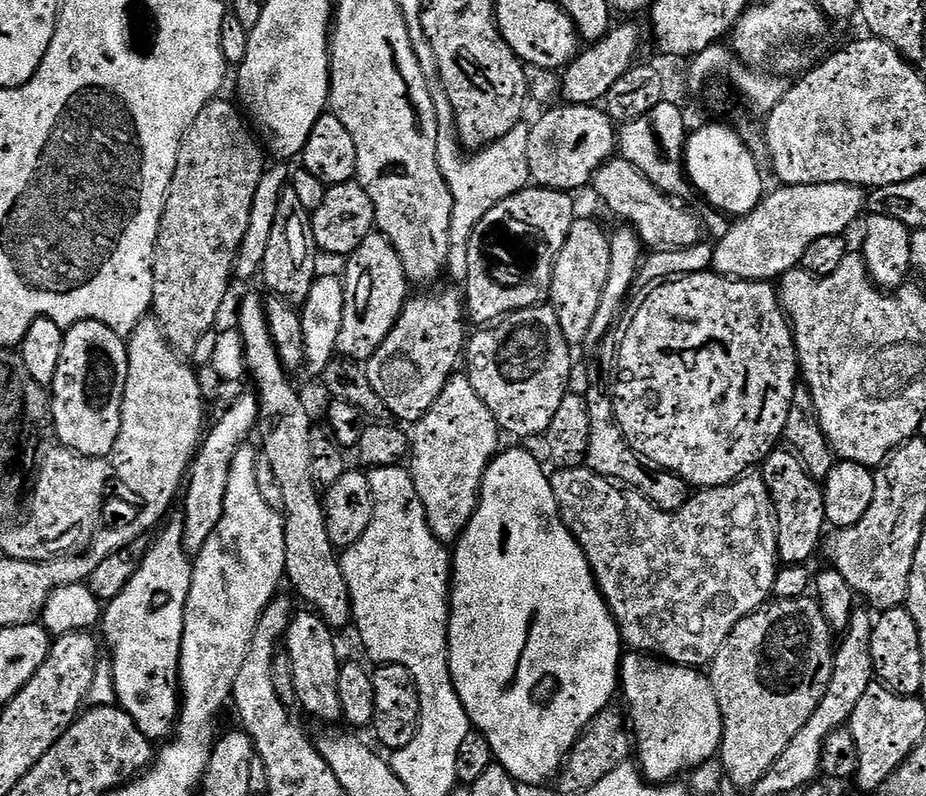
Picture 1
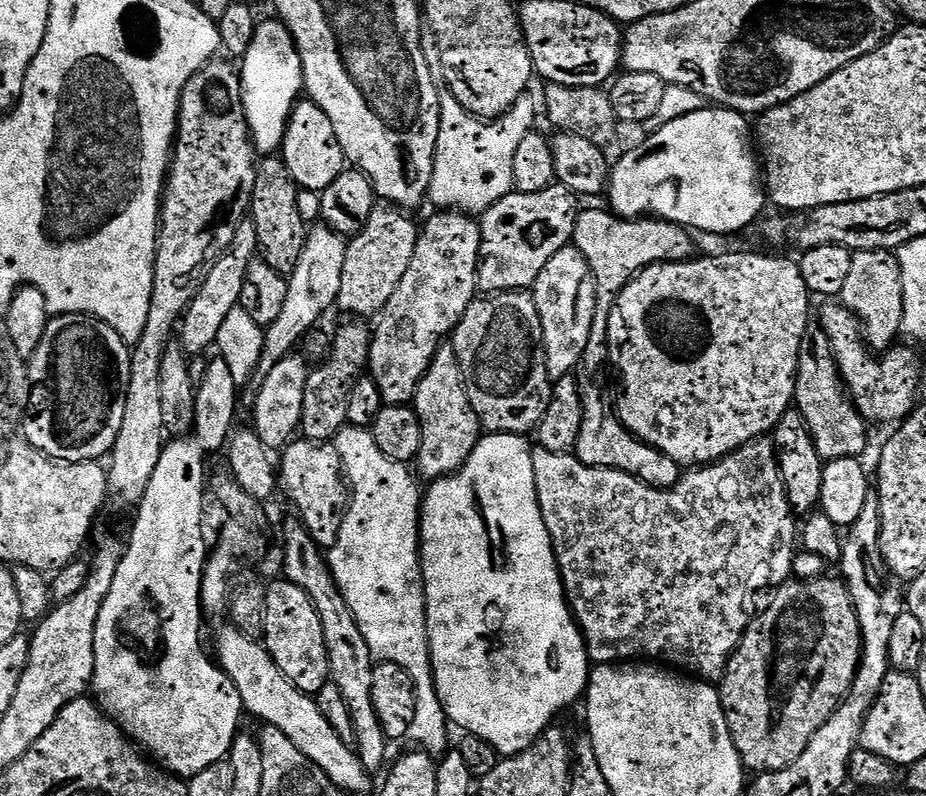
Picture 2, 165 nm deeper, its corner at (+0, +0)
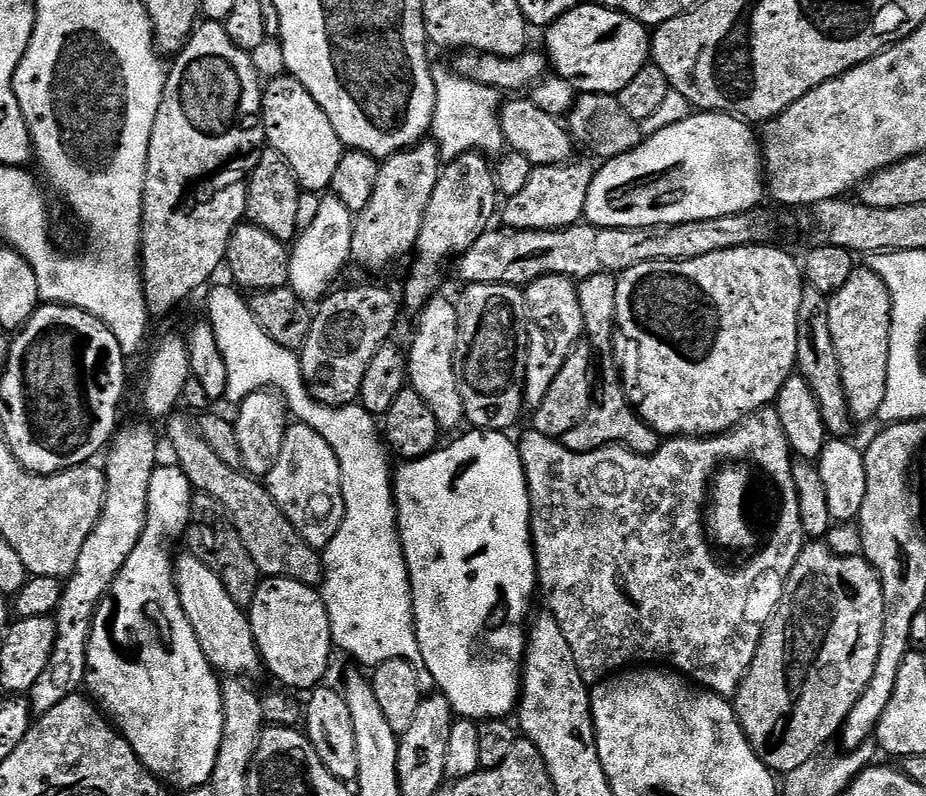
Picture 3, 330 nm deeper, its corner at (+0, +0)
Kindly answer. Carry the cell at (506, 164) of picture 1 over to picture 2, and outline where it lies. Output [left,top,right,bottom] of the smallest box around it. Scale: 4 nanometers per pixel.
[427,75,547,216]

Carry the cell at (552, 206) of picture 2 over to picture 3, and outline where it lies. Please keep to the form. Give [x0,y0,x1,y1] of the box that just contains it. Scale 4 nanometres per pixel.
[502,162,594,232]

